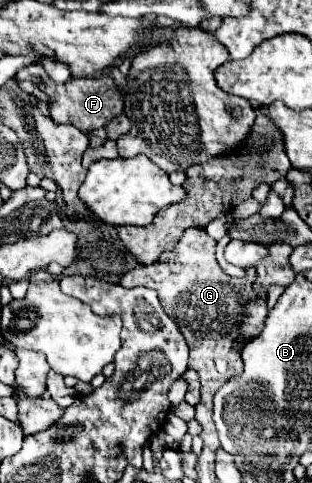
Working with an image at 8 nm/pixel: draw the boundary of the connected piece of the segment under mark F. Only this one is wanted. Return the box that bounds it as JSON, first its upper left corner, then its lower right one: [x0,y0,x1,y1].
[27,65,123,135]

